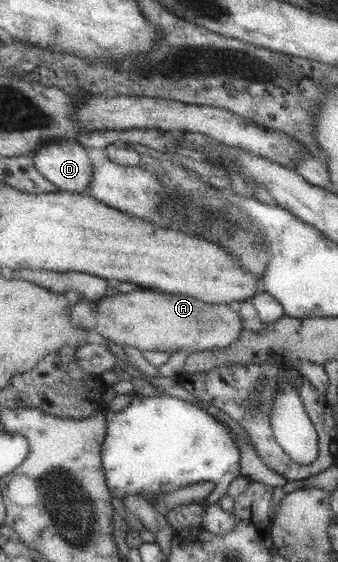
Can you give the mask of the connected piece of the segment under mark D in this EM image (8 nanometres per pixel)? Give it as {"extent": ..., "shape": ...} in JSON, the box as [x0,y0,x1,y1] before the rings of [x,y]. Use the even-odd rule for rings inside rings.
{"extent":[32,139,91,194],"shape":[[[77,139],[47,142],[32,153],[32,159],[35,169],[57,190],[81,194],[89,187],[91,162]]]}

